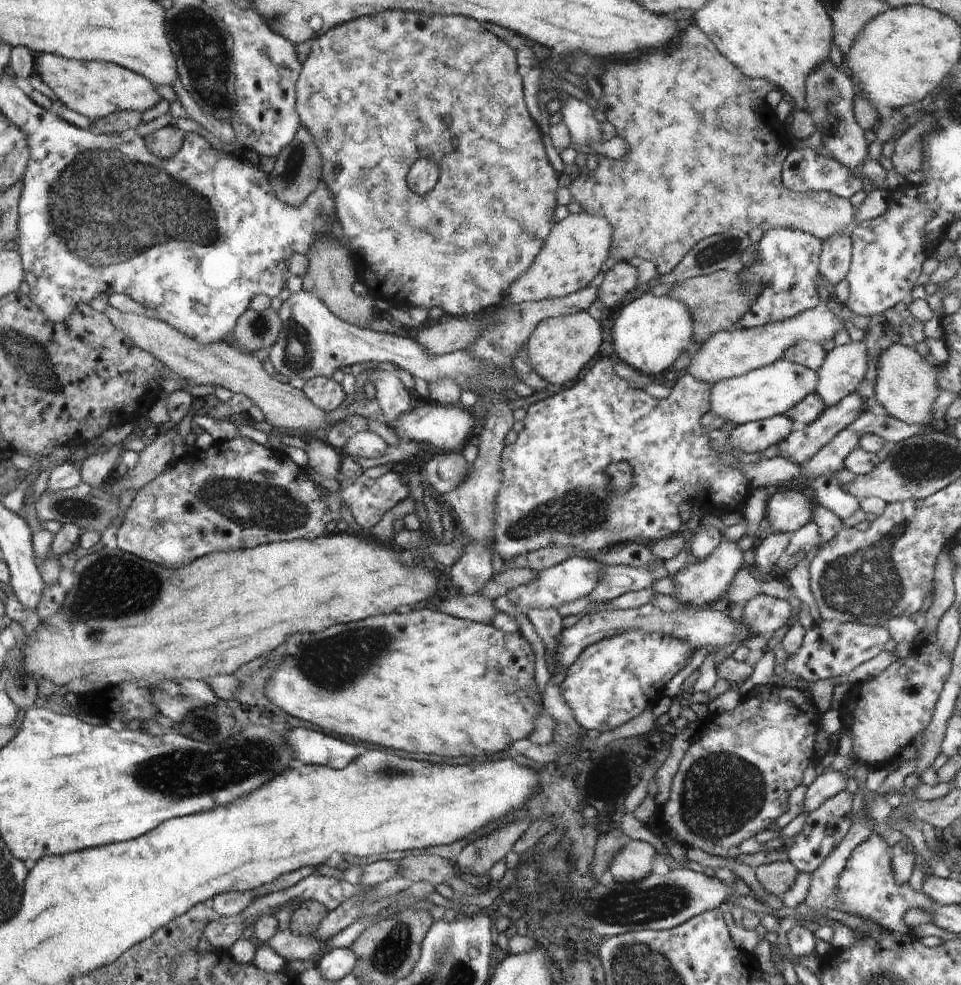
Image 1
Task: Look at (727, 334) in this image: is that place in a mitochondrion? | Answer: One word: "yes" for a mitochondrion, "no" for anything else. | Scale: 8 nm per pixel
no

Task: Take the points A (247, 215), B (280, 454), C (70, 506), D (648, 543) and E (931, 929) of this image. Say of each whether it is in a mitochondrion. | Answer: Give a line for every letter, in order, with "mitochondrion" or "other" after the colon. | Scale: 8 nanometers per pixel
A: other
B: other
C: mitochondrion
D: other
E: other

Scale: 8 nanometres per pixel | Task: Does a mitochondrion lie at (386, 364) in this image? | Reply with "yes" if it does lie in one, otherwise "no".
no

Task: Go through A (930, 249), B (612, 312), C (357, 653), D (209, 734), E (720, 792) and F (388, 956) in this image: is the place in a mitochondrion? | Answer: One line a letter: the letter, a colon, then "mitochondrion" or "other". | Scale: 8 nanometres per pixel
A: other
B: other
C: mitochondrion
D: mitochondrion
E: mitochondrion
F: mitochondrion

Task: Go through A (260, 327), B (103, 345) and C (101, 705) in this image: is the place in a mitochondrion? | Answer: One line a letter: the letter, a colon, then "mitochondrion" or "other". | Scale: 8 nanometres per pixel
A: mitochondrion
B: other
C: other

